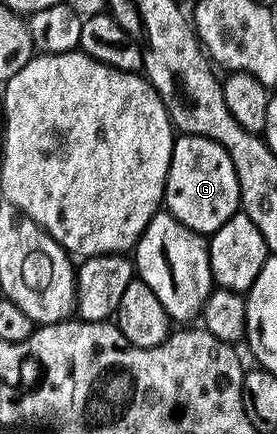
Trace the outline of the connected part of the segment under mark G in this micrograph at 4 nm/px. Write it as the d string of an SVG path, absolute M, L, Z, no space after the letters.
M187 133L179 136L172 147L172 159L166 180L165 208L184 227L211 235L239 212L238 176L228 151L207 137Z

